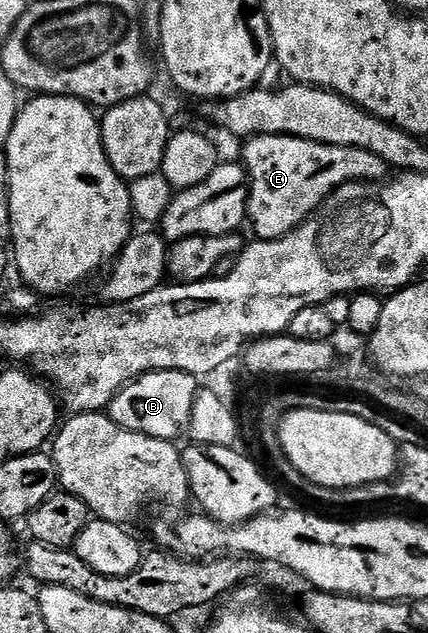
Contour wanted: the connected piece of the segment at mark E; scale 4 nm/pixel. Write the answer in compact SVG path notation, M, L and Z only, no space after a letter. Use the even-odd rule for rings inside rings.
M251 136L244 144L243 167L249 179L247 220L250 225L253 223L252 235L259 240L277 240L280 236L294 232L340 184L351 184L355 180L376 182L387 172L386 165L382 164L378 156L358 148L320 144L294 136Z

